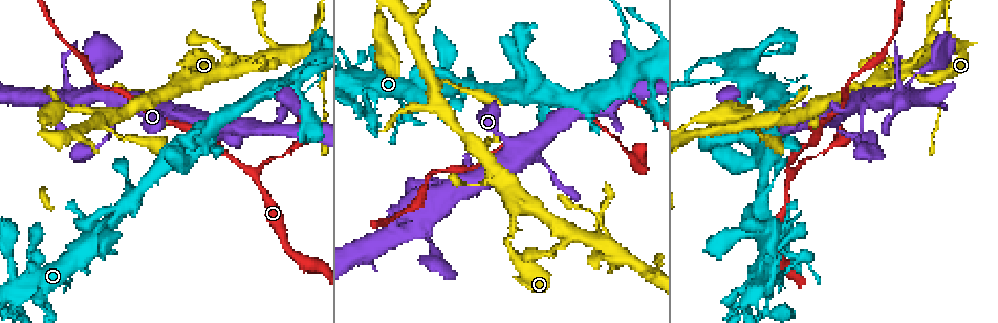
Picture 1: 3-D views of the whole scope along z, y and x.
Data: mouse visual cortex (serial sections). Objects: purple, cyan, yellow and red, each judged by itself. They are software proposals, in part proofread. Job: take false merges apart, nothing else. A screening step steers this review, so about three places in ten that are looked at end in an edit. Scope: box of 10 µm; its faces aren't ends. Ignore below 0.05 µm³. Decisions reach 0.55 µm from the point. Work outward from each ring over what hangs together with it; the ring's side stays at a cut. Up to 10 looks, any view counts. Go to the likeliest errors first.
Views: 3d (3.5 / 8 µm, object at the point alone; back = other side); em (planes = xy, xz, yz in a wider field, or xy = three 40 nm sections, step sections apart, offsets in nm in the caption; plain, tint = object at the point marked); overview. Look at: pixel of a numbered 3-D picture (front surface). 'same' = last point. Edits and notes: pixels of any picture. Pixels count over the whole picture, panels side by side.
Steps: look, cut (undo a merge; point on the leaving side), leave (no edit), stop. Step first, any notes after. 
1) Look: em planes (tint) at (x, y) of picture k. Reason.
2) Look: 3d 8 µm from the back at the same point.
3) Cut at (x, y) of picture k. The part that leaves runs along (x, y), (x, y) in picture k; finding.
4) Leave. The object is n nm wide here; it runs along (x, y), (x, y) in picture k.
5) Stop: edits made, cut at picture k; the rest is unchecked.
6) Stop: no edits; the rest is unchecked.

Look: 3d 3.5 µm at (255, 175) of picture 1. Arms part here.

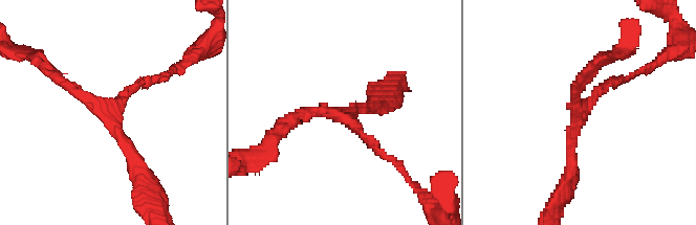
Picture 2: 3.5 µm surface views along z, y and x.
Look: em planes (tint) at (344, 111) of picture 2. 3 arms meet here; the arms are 150, 200, 200 nm wide; need the tissue.

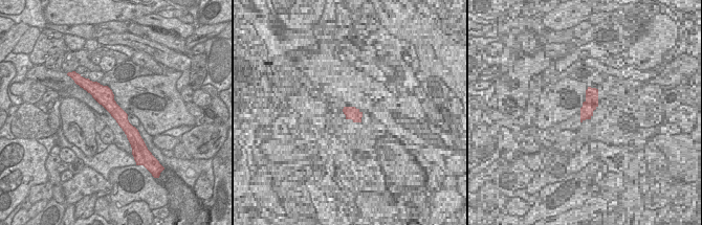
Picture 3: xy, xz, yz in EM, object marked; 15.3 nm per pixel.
Leave. It runs along (95, 85), (135, 137) in picture 3; all the same cell.

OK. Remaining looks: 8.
Look: 3d 8 µm at (404, 105) of picture 1. Thick turns thin.

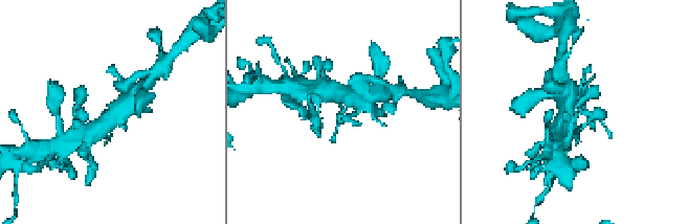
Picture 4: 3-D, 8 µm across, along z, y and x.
Look: em xy step 5 (tint) at the same point.

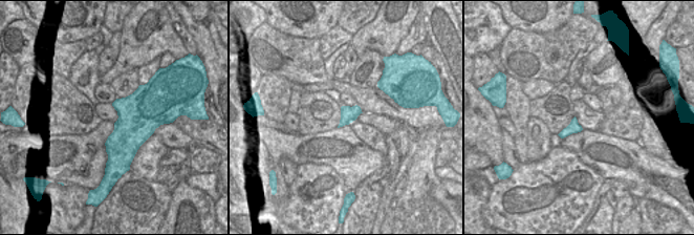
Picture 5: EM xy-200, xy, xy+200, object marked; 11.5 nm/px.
Leave. It runs along (345, 94), (353, 97), (335, 133) in picture 4; all the same cell.

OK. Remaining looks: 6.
Look: 3d 3.5 µm at (633, 71) of picture 1. Four arms meet.

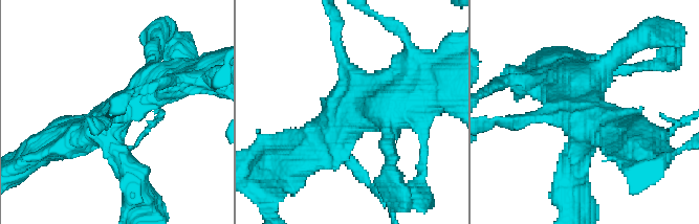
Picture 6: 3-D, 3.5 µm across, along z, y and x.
Look: em xy step 3 (tint) at (585, 111) of picture 6. Need the tissue.

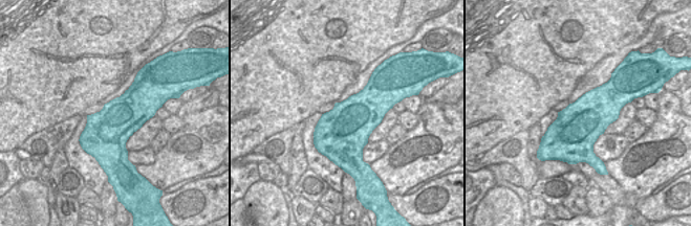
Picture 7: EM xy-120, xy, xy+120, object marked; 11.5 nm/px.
Leave. It runs along (286, 165), (364, 107), (392, 98) in picture 6; all the same cell.

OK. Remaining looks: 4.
Look: 3d 3.5 µm at (860, 105) of picture 1.

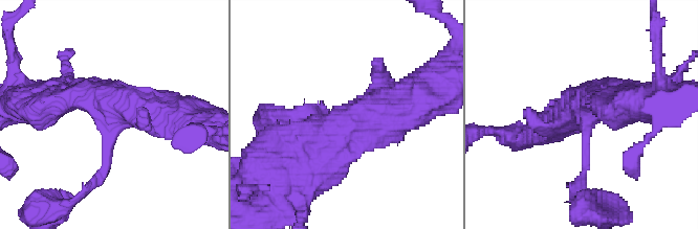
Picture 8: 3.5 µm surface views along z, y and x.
Look: em xy step 2 (tint) at (108, 119) of picture 8. 4 arms meet here; the arms are 150, 200, 450, 500 nm wide; shape alone is not enough.

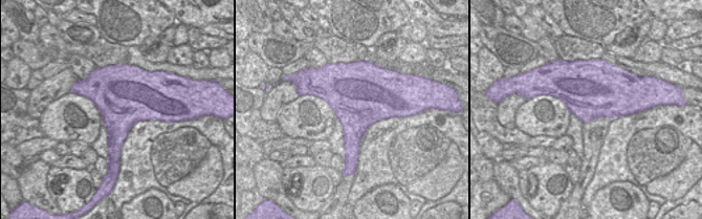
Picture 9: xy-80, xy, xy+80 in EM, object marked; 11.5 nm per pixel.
Look: em planes (tint) at the same point. Cut it another way.

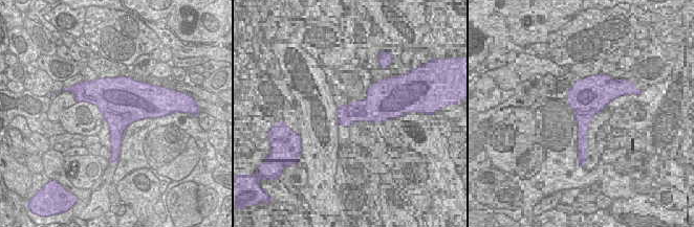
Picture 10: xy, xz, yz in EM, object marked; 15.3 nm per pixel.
Leave. The object is 750 nm wide here; it runs along (416, 105), (346, 126), (298, 165) in picture 8; continuous, no second cell.

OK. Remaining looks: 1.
Stop: no edits; the rest is unchecked.

